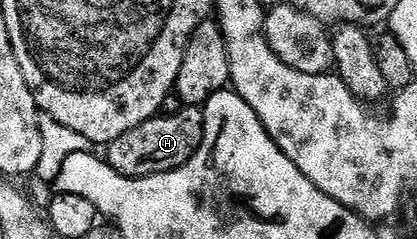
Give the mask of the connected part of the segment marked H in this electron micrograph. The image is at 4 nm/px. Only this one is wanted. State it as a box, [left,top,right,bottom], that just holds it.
[106,105,204,177]

